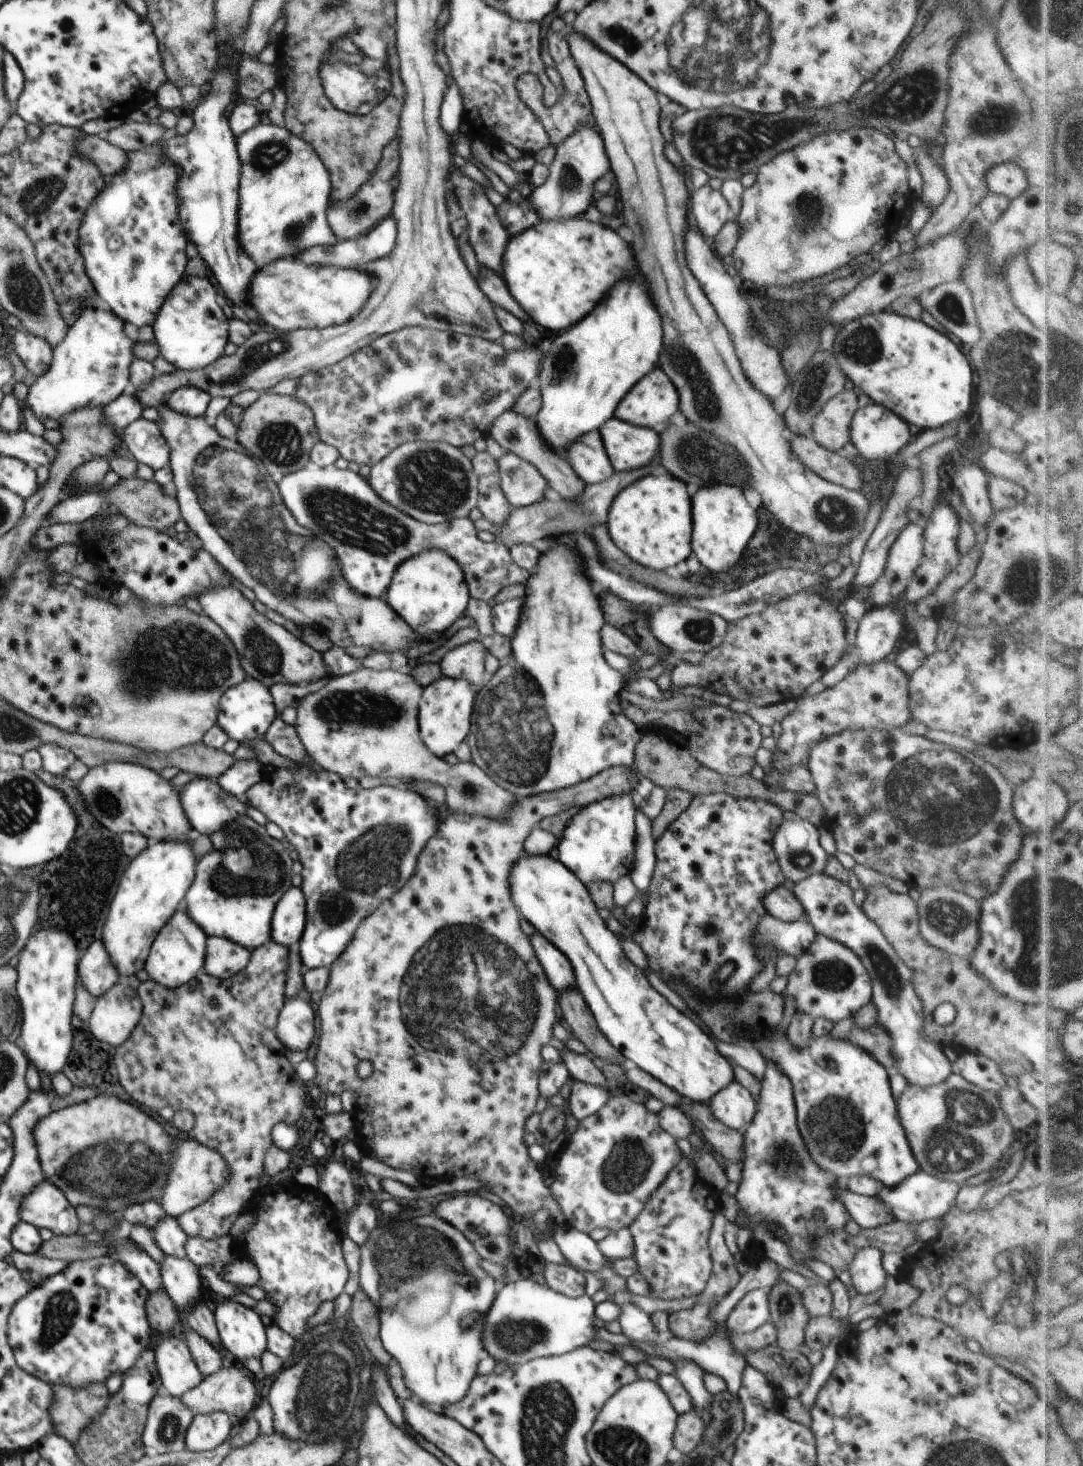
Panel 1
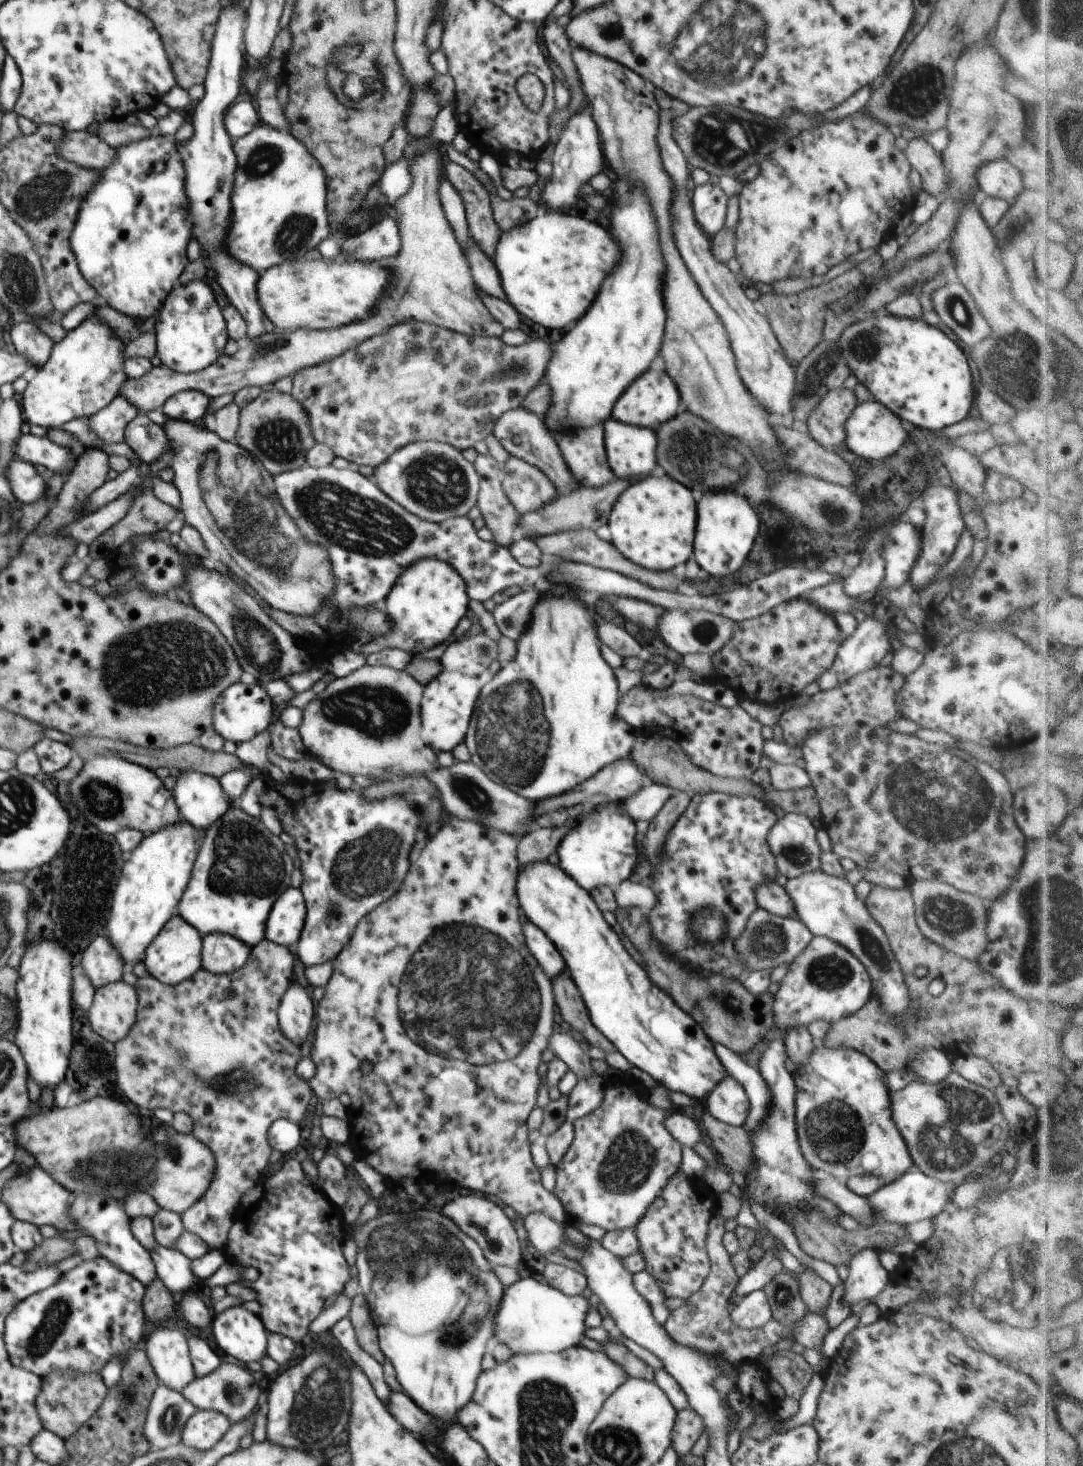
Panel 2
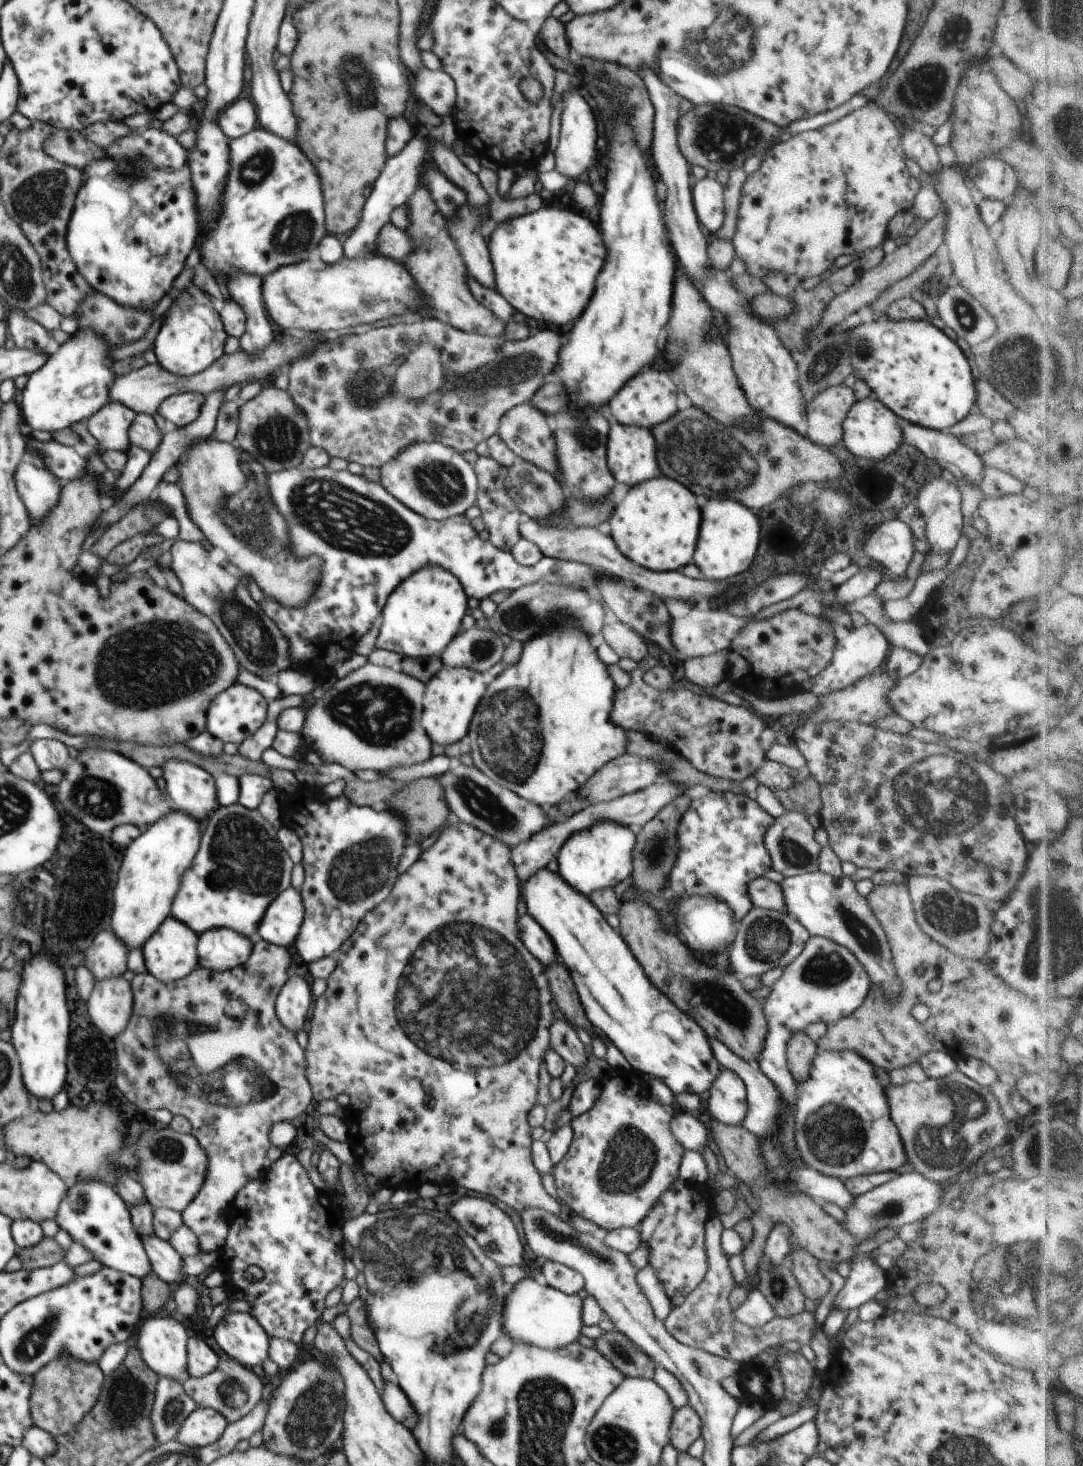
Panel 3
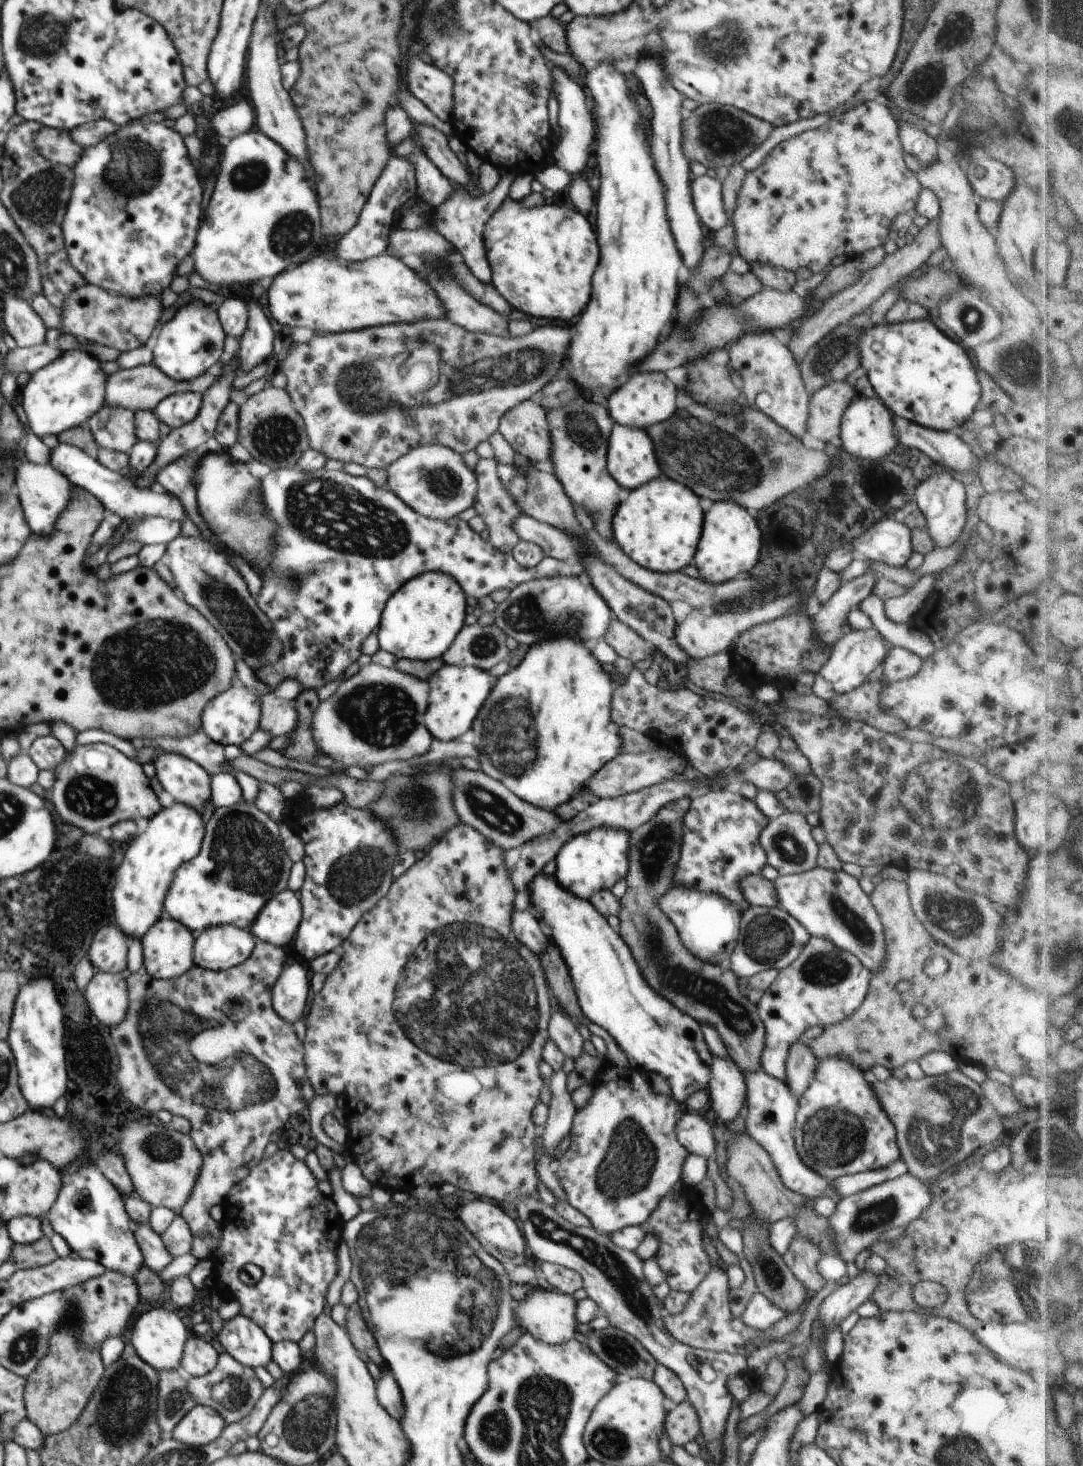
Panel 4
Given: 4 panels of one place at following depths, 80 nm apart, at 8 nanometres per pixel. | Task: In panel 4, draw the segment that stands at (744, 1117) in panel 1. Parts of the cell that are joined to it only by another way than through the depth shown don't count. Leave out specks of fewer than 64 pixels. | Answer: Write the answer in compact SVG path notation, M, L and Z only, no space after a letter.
M712 1054L706 1091L714 1112L727 1126L743 1114L746 1108L746 1084L743 1074L730 1058Z

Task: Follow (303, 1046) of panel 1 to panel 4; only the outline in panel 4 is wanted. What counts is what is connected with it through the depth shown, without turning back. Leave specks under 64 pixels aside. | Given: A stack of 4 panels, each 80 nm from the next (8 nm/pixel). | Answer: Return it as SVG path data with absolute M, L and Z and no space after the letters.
M287 960L282 966L280 978L276 978L276 984L271 989L274 1011L292 1025L303 1019L311 988L311 976L308 972L307 963Z

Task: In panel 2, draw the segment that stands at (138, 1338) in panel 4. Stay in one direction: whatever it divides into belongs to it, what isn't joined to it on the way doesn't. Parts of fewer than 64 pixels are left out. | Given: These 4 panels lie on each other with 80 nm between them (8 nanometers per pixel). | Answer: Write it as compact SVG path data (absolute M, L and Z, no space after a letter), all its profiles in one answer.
M148 1326L144 1338L149 1362L156 1377L169 1390L181 1392L197 1377L189 1356L189 1332L182 1328Z

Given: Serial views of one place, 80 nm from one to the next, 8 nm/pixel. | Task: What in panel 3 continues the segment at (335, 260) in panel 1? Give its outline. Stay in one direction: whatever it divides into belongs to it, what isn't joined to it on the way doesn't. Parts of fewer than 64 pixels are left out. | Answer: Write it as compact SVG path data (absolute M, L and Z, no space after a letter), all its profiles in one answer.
M391 222L380 230L378 240L376 240L376 254L382 254L386 258L401 262L410 256L412 250L414 250L414 242L410 240L410 236L396 228Z

